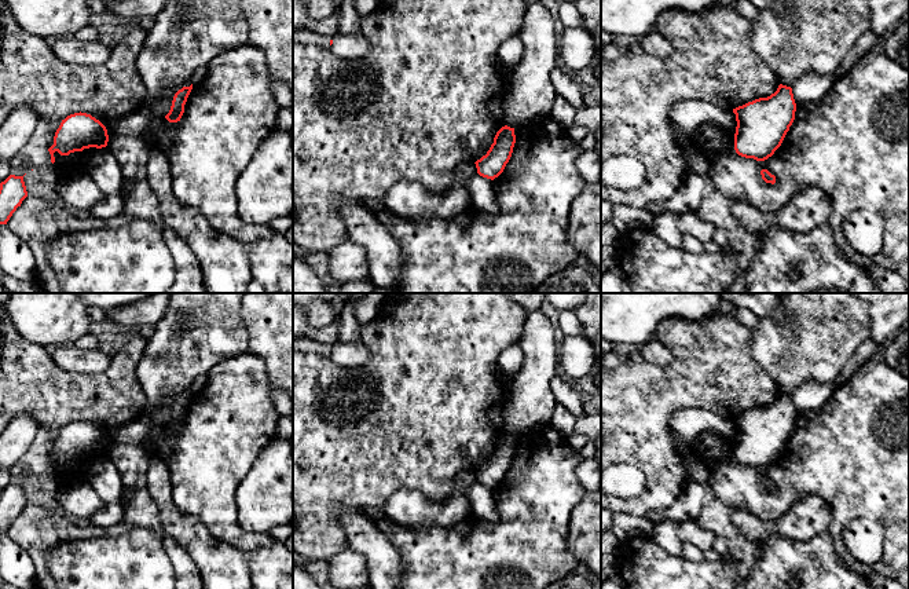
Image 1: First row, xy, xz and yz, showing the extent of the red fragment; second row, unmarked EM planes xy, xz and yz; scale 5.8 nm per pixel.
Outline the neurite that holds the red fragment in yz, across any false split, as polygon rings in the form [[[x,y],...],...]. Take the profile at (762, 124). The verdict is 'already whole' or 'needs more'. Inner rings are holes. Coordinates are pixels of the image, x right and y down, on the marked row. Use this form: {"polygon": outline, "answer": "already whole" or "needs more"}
{"polygon": [[[782,84],[770,96],[733,109],[737,121],[736,153],[756,161],[771,157],[789,131],[795,111],[792,88]]], "answer": "already whole"}

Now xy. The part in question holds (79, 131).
{"polygon": [[[74,113],[62,120],[54,136],[54,144],[48,149],[51,162],[55,162],[54,153],[69,156],[84,149],[106,147],[109,135],[106,127],[87,113]]], "answer": "already whole"}

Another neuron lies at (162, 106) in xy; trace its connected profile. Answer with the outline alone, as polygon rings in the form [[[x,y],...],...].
[[[188,80],[186,83],[180,83],[169,87],[162,95],[162,98],[151,107],[153,113],[164,118],[171,110],[175,94],[183,87],[190,87],[190,85],[191,83]]]

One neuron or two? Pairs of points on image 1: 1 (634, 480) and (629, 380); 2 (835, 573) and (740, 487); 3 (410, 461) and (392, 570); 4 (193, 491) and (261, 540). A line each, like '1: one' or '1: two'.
1: two
2: two
3: two
4: one

